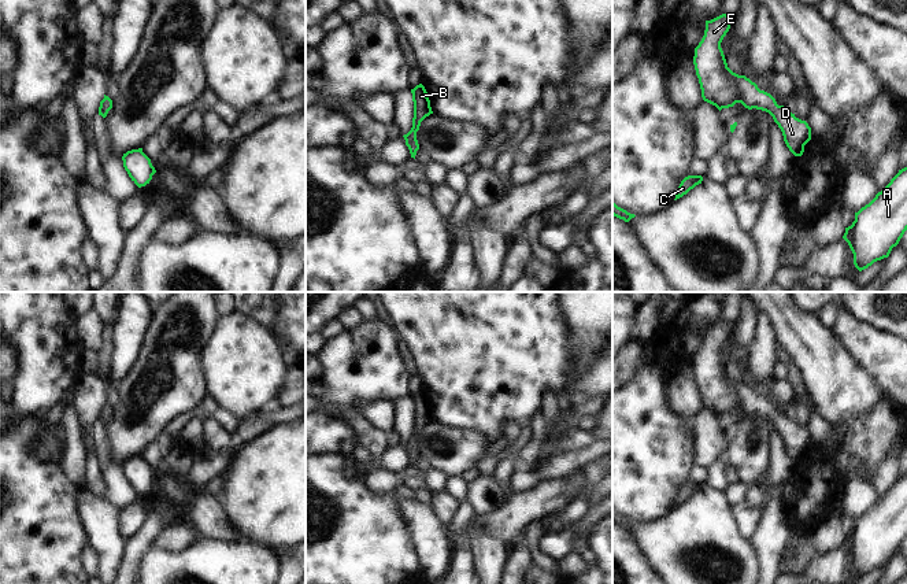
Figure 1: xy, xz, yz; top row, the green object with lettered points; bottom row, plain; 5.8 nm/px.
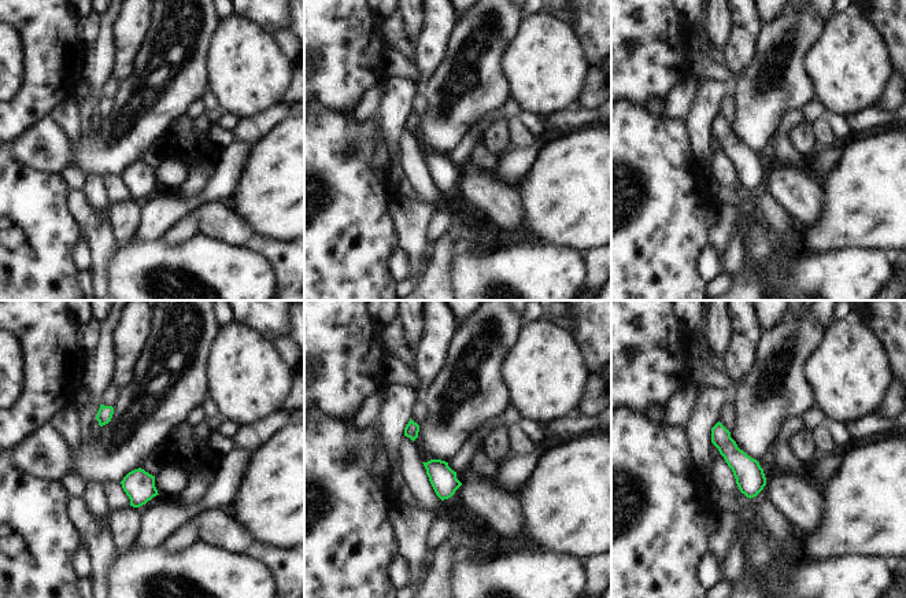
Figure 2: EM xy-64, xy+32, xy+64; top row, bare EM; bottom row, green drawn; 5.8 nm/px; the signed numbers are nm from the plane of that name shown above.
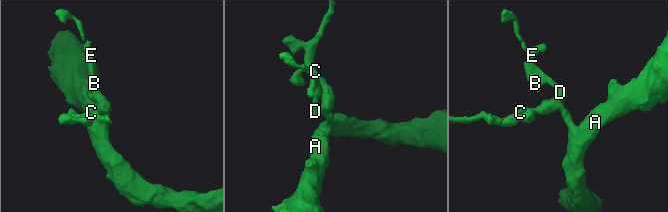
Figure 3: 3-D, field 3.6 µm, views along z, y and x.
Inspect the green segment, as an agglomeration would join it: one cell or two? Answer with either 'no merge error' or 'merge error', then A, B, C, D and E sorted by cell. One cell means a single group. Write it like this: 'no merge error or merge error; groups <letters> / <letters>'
no merge error; groups A B C D E

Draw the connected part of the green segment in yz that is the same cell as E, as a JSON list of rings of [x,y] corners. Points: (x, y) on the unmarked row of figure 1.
[[[726,321],[706,328],[704,343],[695,355],[693,372],[703,407],[719,418],[741,410],[748,417],[769,419],[781,436],[789,458],[795,463],[802,463],[804,452],[811,447],[808,430],[796,425],[784,413],[778,413],[770,400],[760,398],[749,385],[728,374],[721,350],[730,332],[732,328]]]

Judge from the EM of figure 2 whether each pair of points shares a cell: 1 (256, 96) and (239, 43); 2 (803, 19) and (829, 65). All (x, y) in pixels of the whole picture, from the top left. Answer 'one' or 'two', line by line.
1: one
2: two

